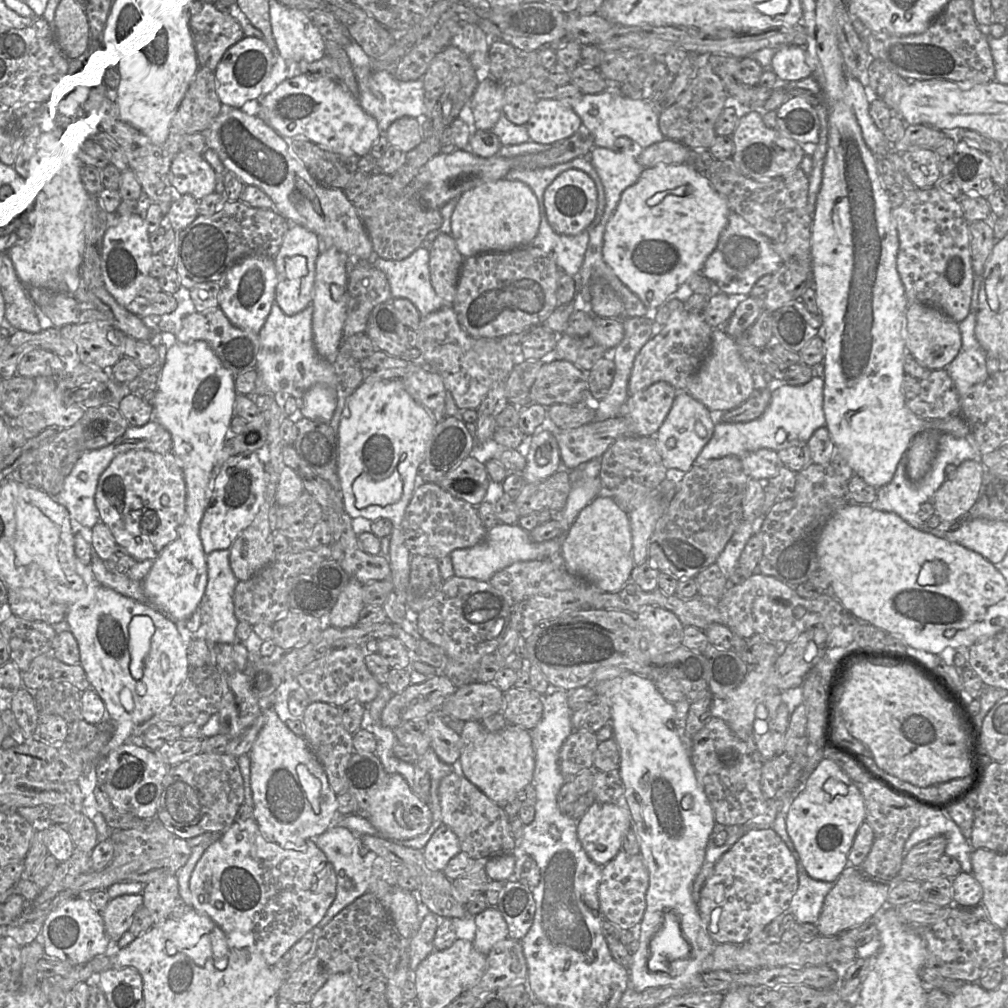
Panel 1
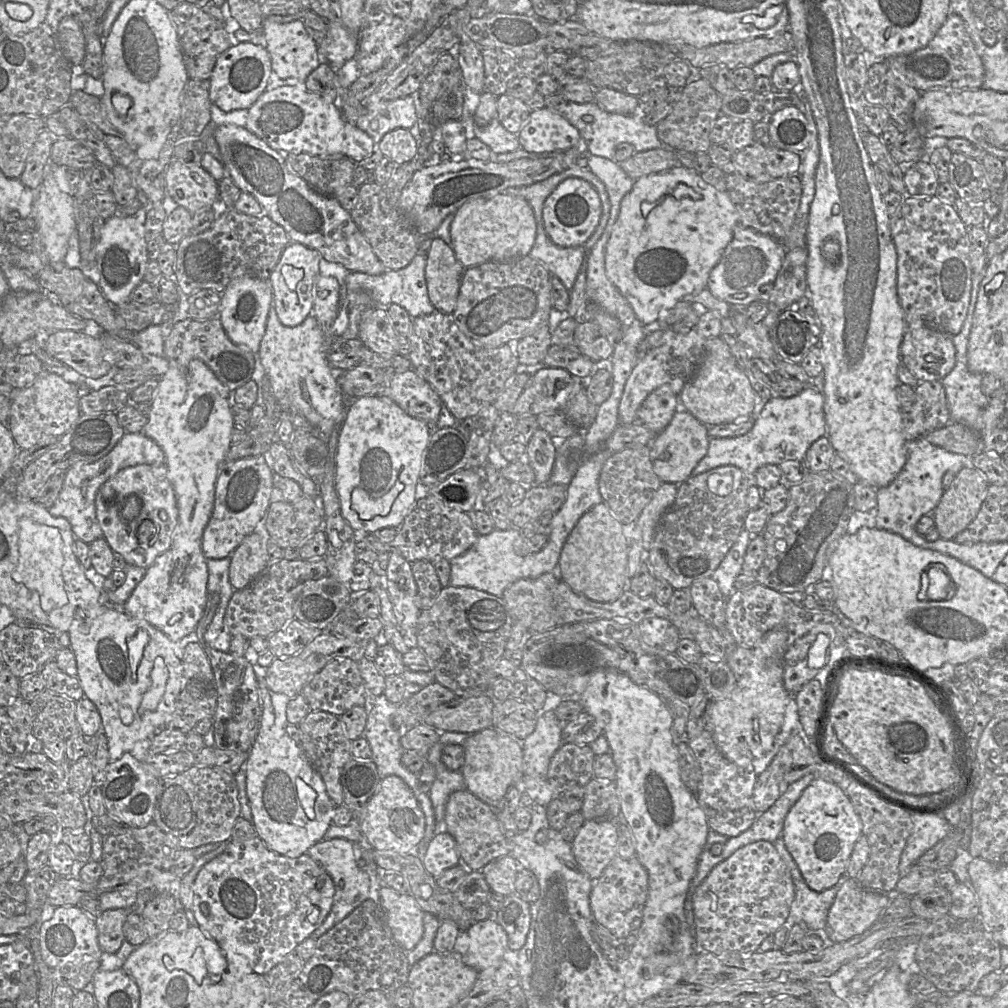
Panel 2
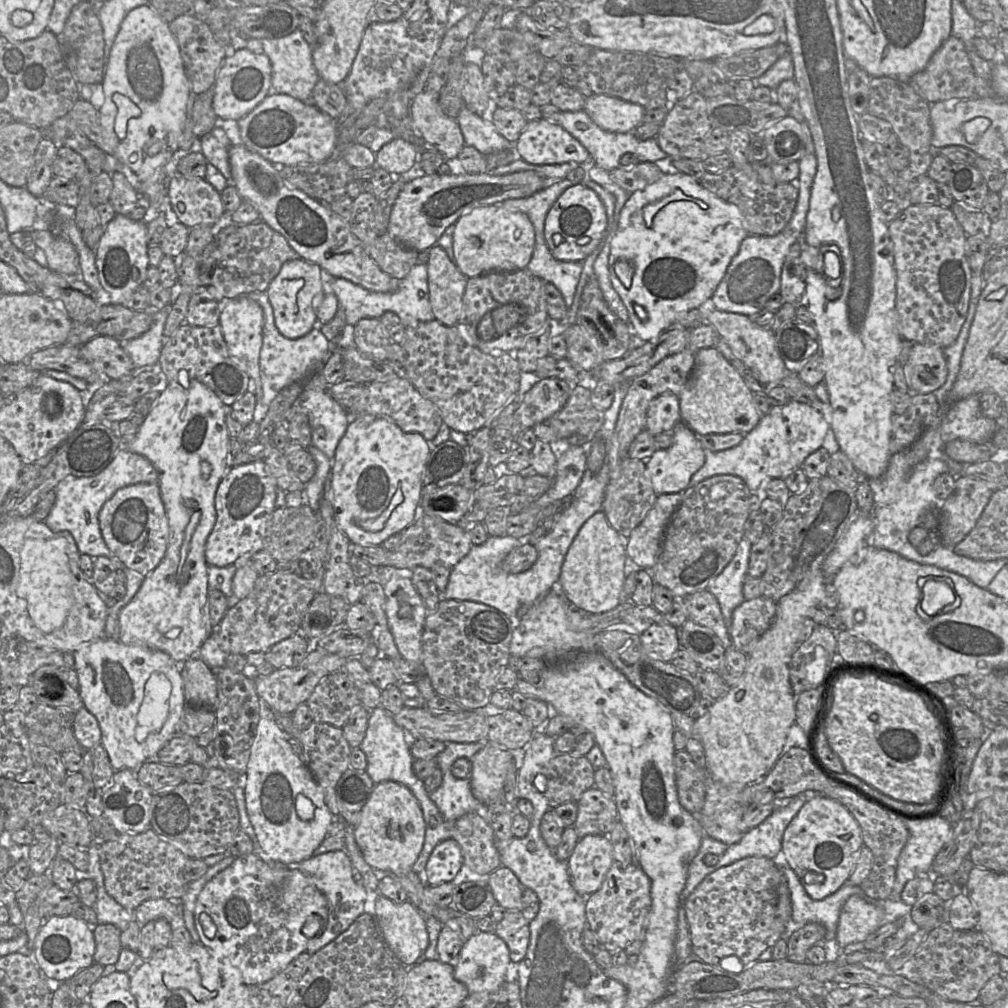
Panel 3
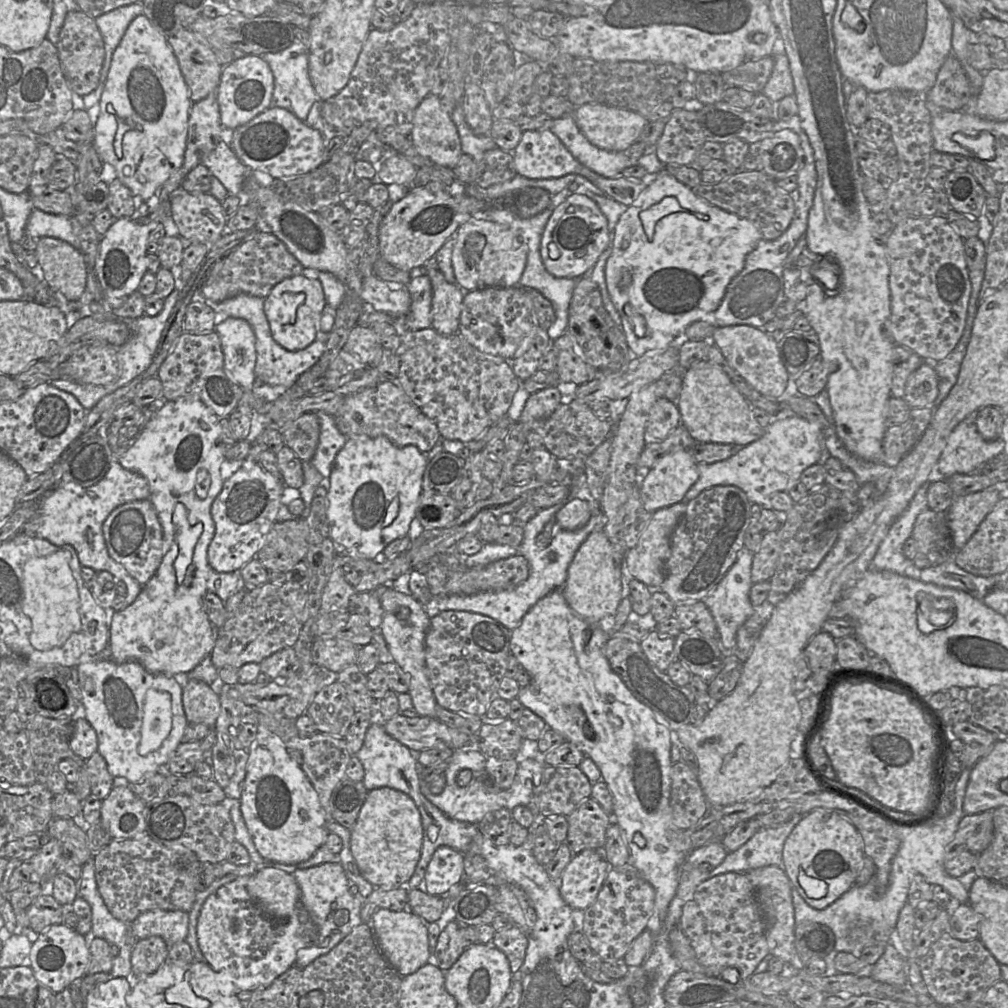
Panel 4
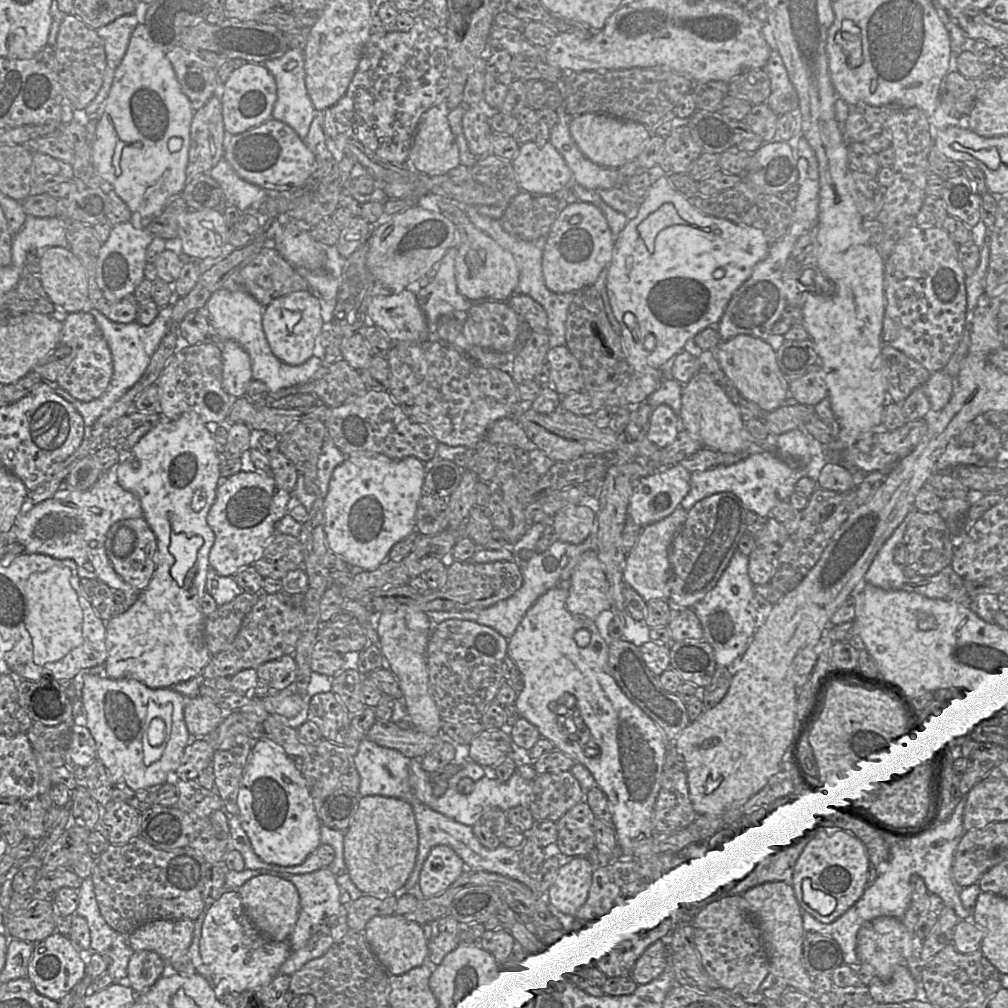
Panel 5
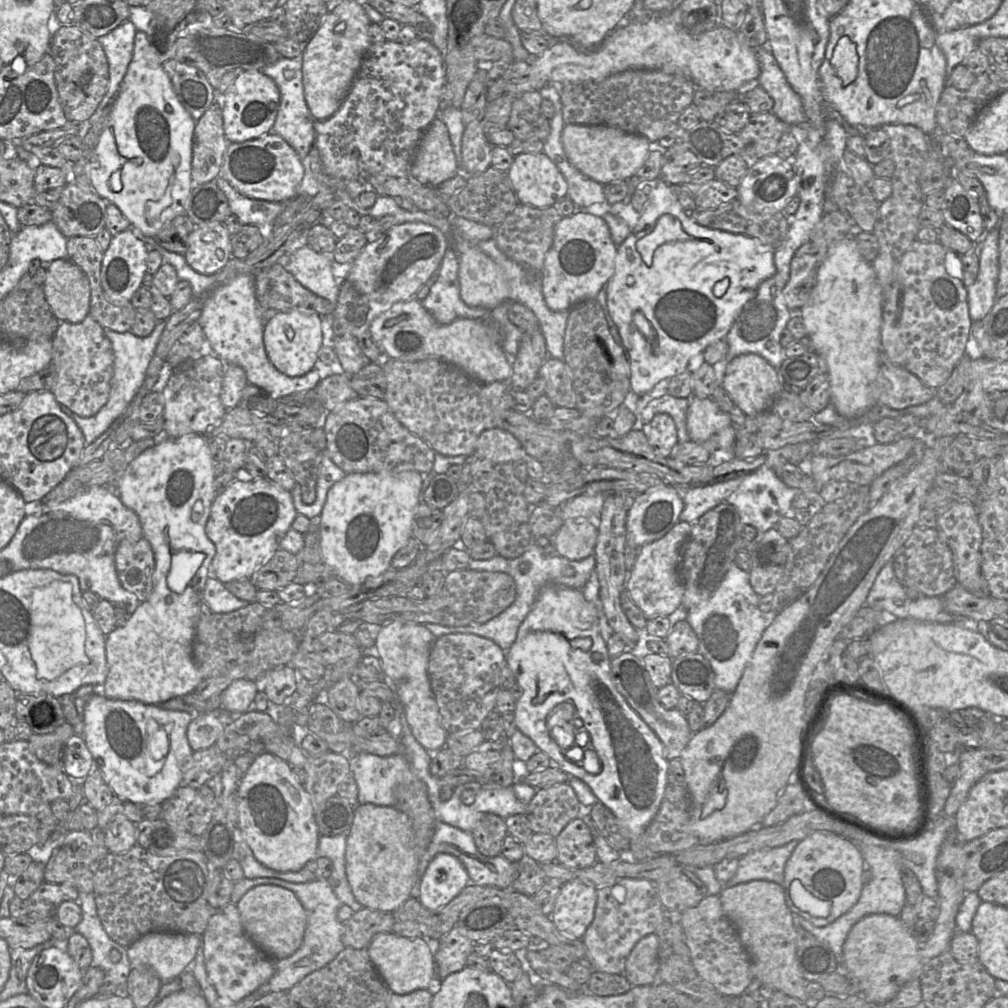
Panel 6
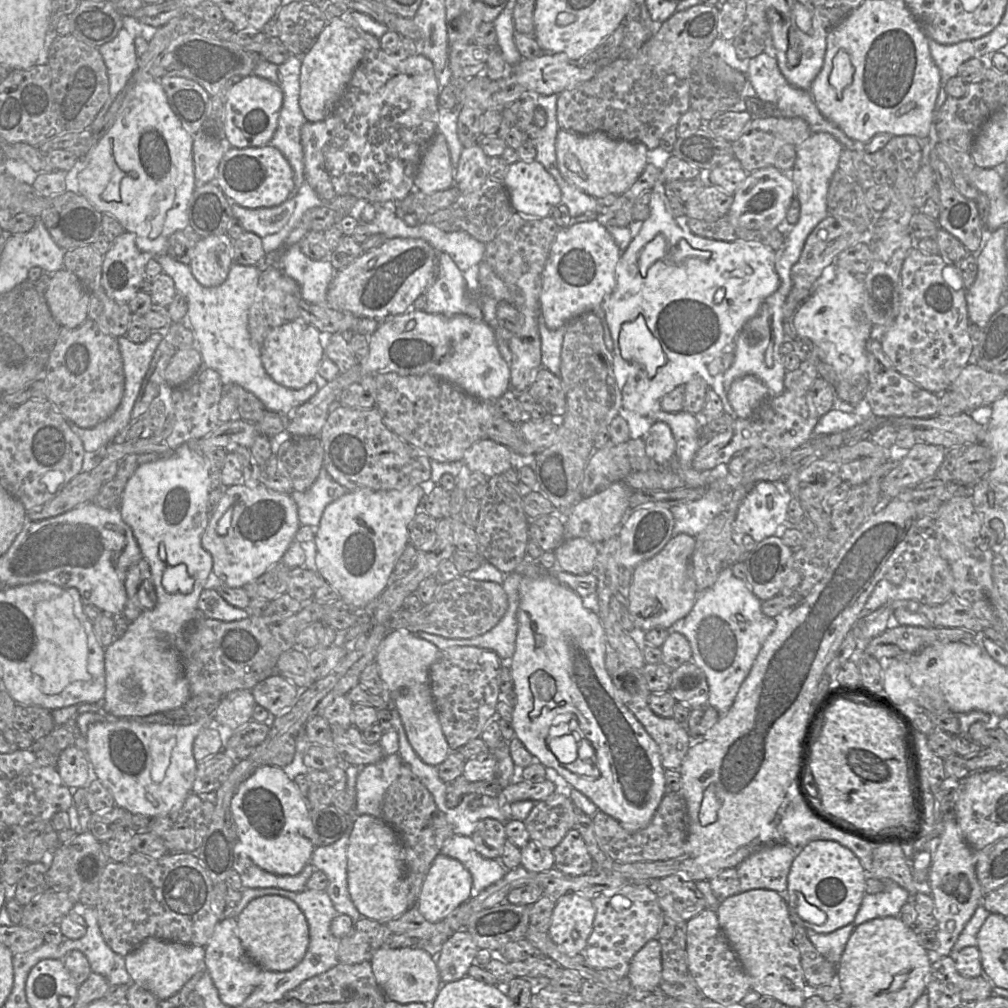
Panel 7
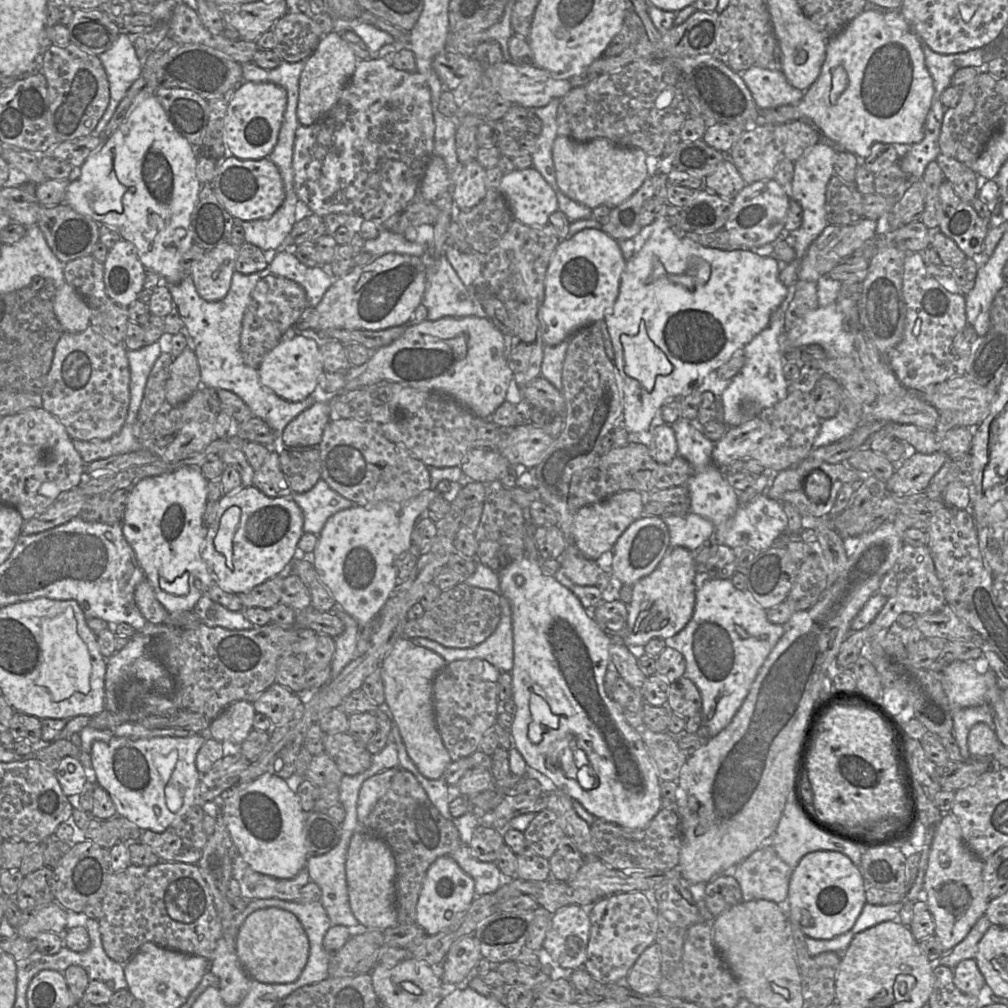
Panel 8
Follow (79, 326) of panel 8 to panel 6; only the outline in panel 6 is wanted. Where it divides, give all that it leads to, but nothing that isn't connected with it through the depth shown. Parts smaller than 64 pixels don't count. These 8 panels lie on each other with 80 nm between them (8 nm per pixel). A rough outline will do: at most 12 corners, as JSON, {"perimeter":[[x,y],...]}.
{"perimeter":[[68,258],[48,264],[43,290],[58,321],[89,314],[89,281]]}

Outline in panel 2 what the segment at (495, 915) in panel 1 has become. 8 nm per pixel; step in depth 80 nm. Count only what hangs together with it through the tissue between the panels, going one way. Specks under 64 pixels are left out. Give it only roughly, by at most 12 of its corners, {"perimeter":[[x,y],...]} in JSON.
{"perimeter":[[494,918],[474,922],[464,963],[478,972],[498,967],[509,950]]}

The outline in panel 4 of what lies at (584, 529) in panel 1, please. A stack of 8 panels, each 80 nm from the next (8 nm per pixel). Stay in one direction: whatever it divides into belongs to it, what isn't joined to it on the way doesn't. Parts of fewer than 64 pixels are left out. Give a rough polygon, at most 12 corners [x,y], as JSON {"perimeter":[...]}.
{"perimeter":[[602,522],[568,567],[568,606],[598,623],[616,613],[620,554]]}

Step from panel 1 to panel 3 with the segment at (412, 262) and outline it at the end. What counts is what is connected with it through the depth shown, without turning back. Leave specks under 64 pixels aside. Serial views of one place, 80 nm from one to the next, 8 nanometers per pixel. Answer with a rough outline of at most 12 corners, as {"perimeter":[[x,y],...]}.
{"perimeter":[[417,263],[391,292],[334,278],[346,322],[394,312],[406,328],[434,319],[427,264]]}

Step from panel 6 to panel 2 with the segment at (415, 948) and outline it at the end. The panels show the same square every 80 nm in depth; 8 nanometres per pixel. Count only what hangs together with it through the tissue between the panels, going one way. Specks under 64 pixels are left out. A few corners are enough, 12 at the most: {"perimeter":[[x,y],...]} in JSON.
{"perimeter":[[382,887],[392,938],[403,950],[423,936],[424,912],[410,894]]}

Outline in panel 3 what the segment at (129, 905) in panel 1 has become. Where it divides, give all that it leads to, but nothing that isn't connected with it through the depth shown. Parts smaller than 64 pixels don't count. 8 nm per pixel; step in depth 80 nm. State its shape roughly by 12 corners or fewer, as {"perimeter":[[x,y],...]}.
{"perimeter":[[113,924],[94,928],[94,962],[115,964],[122,948]]}

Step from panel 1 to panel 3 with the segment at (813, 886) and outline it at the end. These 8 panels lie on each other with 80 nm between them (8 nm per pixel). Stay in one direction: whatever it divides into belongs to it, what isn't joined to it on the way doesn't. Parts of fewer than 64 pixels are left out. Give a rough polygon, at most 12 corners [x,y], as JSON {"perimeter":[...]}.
{"perimeter":[[782,850],[773,859],[786,879],[791,925],[816,922],[836,940],[841,909],[852,895],[865,895],[848,881],[813,900]]}

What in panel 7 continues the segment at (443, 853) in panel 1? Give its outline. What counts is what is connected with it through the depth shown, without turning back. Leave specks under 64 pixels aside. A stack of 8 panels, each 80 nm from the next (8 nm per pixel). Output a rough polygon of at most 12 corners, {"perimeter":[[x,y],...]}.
{"perimeter":[[439,854],[418,898],[429,922],[443,920],[473,896],[458,860]]}

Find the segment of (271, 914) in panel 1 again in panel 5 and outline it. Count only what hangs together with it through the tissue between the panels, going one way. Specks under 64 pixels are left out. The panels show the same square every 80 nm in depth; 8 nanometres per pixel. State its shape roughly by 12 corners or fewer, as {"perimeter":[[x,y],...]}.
{"perimeter":[[238,891],[201,928],[218,999],[268,986],[291,954],[253,926]]}

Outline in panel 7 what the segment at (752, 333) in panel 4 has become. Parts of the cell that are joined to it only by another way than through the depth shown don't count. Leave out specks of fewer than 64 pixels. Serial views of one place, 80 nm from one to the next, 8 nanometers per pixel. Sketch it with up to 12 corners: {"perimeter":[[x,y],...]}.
{"perimeter":[[753,375],[735,379],[729,403],[740,419],[769,398]]}

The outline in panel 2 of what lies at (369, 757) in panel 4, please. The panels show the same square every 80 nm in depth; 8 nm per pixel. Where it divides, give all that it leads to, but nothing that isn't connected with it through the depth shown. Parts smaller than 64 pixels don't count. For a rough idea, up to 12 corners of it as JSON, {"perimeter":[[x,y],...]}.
{"perimeter":[[382,694],[367,714],[363,736],[380,779],[395,775],[413,794],[417,775],[401,763],[397,705]]}

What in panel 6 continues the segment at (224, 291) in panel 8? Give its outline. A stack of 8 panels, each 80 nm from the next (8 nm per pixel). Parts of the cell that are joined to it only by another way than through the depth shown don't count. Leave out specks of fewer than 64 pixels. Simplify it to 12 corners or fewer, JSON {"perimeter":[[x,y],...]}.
{"perimeter":[[225,223],[195,226],[186,261],[202,275],[233,257]]}

